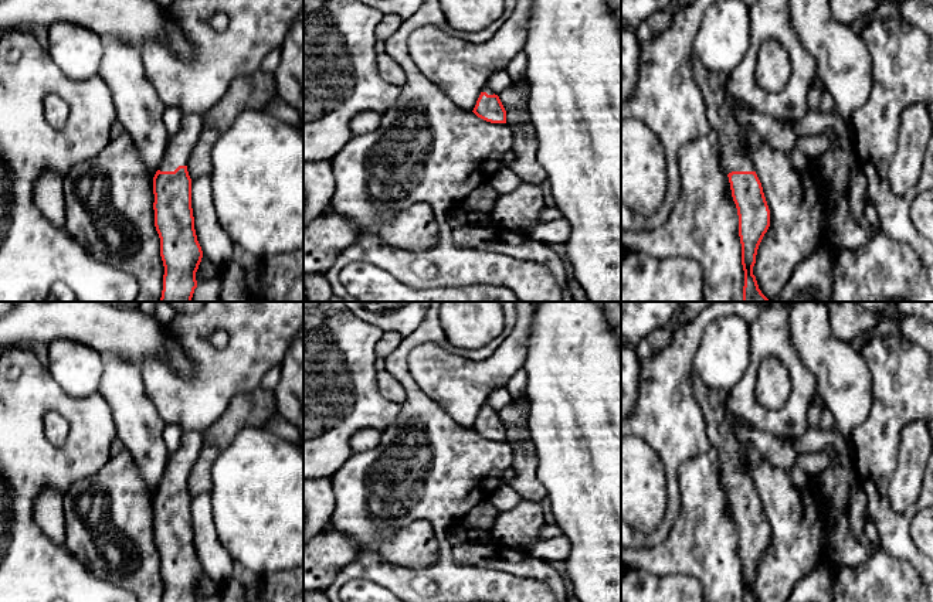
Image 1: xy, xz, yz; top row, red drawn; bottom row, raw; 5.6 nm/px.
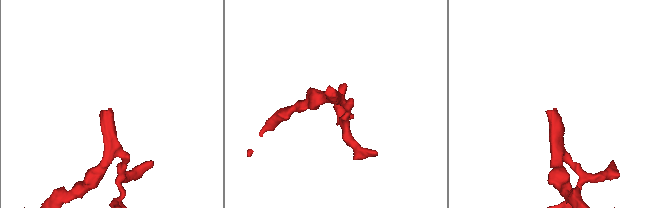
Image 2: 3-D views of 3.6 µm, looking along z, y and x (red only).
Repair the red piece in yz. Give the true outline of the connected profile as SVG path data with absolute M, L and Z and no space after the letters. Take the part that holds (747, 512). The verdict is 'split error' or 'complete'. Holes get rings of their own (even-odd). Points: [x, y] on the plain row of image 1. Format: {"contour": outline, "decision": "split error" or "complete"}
{"contour": "M693 368L691 385L705 418L708 438L719 452L720 479L737 526L744 602L757 602L753 584L759 562L770 544L770 527L754 489L753 475L746 469L734 439L725 428L727 392L706 387Z", "decision": "split error"}

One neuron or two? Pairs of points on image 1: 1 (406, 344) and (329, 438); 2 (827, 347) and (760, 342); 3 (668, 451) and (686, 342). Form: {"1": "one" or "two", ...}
{"1": "two", "2": "two", "3": "one"}

